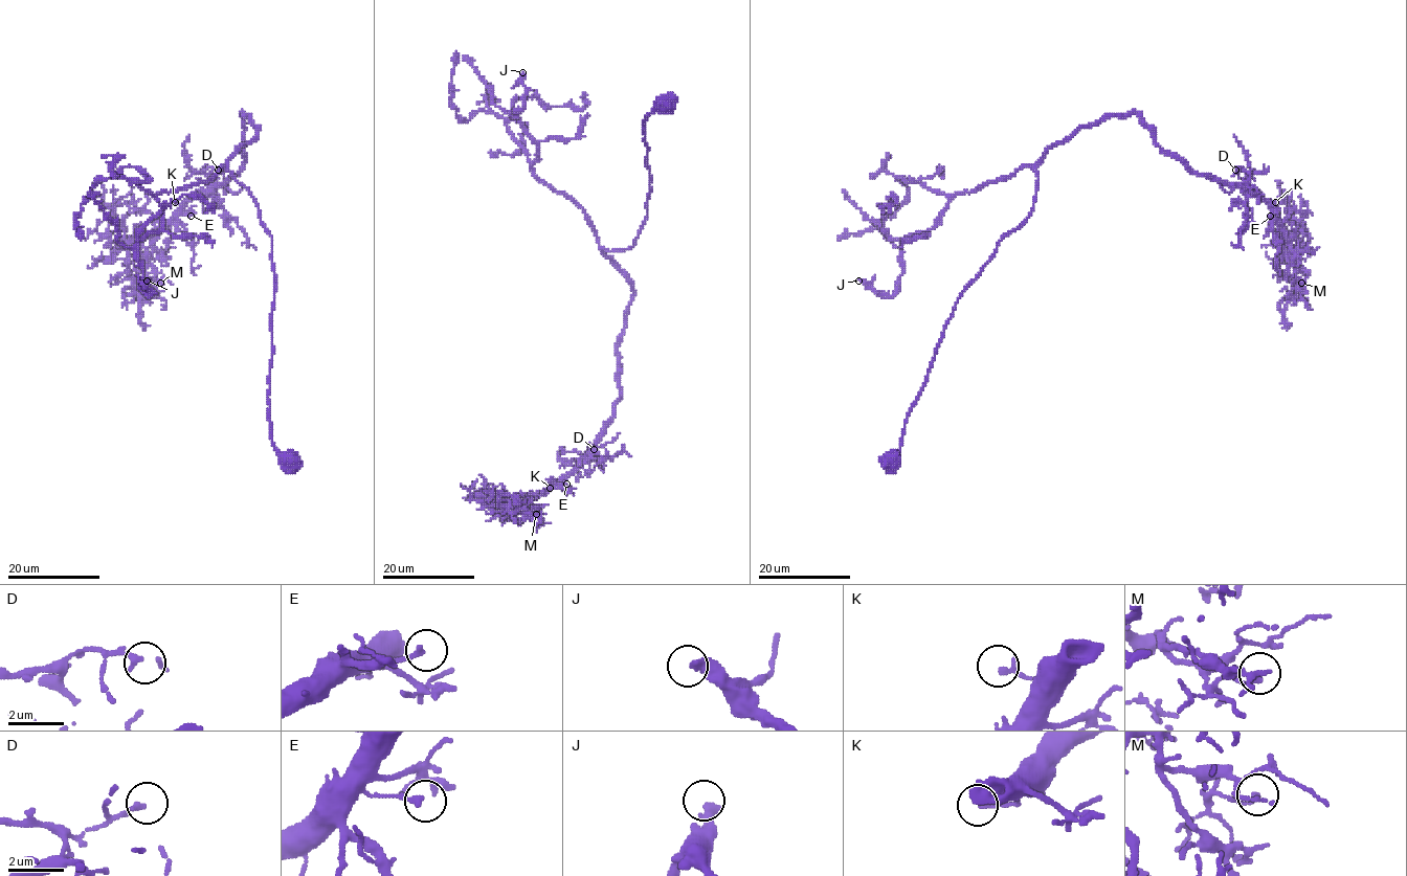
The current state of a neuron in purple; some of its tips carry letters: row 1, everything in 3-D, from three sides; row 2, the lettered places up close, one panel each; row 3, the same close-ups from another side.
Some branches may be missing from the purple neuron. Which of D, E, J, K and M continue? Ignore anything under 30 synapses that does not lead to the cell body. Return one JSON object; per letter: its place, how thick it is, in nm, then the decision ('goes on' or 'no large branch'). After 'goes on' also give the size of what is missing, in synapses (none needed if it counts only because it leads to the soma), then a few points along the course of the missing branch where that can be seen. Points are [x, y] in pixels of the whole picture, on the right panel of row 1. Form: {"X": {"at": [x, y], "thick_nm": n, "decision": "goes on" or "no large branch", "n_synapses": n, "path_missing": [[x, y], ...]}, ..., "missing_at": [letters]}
{"D": {"at": [1235, 170], "thick_nm": 200, "decision": "no large branch"}, "E": {"at": [1270, 216], "thick_nm": 200, "decision": "no large branch"}, "J": {"at": [858, 281], "thick_nm": 420, "decision": "goes on", "n_synapses": 120, "path_missing": [[858, 281], [869, 260], [851, 260], [868, 252]]}, "K": {"at": [1275, 202], "thick_nm": 200, "decision": "no large branch"}, "M": {"at": [1301, 283], "thick_nm": 170, "decision": "no large branch"}, "missing_at": ["J"]}

